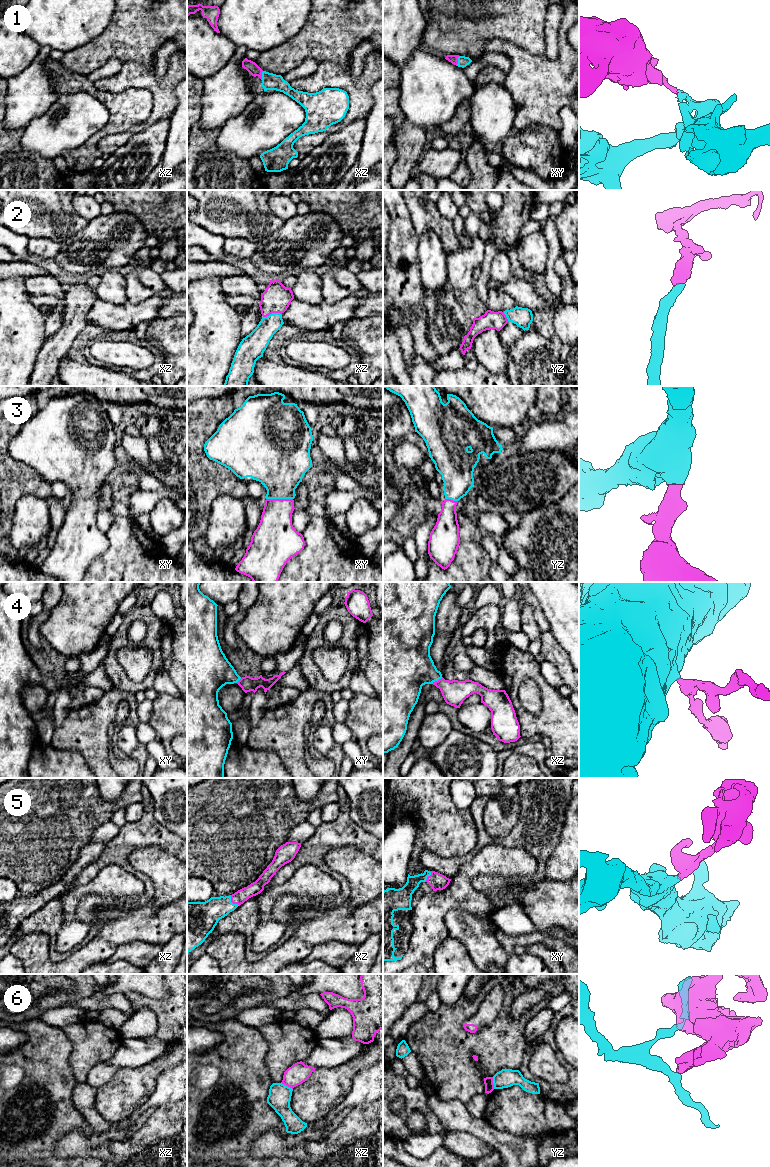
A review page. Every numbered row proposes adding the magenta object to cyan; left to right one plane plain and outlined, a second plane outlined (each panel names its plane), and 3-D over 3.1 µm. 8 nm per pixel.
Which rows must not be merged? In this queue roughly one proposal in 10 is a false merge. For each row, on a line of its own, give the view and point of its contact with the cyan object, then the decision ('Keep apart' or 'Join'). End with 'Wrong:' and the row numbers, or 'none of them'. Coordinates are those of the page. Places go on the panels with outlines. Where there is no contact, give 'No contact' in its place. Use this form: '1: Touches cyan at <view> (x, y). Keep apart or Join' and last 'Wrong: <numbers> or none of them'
1: Touches cyan at xy (458, 61). Join
2: Touches cyan at xz (272, 313). Join
3: Touches cyan at xy (279, 498). Join
4: Touches cyan at xz (437, 680). Join
5: Touches cyan at xz (231, 902). Join
6: Touches cyan at xz (287, 1086). Keep apart
Wrong: 6

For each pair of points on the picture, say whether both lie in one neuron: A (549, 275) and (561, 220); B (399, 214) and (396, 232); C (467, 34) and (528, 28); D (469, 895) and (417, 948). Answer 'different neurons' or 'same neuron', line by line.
A: different neurons
B: same neuron
C: same neuron
D: same neuron

